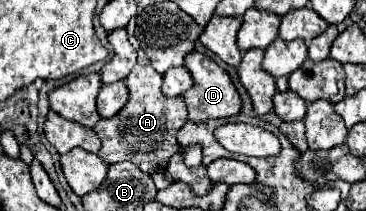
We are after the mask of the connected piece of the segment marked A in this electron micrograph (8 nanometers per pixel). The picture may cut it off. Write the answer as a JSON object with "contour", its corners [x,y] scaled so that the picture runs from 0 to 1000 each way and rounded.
{"contour":[[[377,251],[377,299],[339,374],[339,393],[355,441],[350,488],[333,507],[333,526],[322,526],[322,545],[301,564],[273,564],[257,592],[257,621],[279,668],[268,744],[295,782],[311,782],[322,763],[361,763],[399,820],[448,810],[459,754],[492,716],[481,630],[514,573],[503,469],[454,460],[437,441],[443,355],[410,318],[410,280],[399,270],[399,251]]]}

